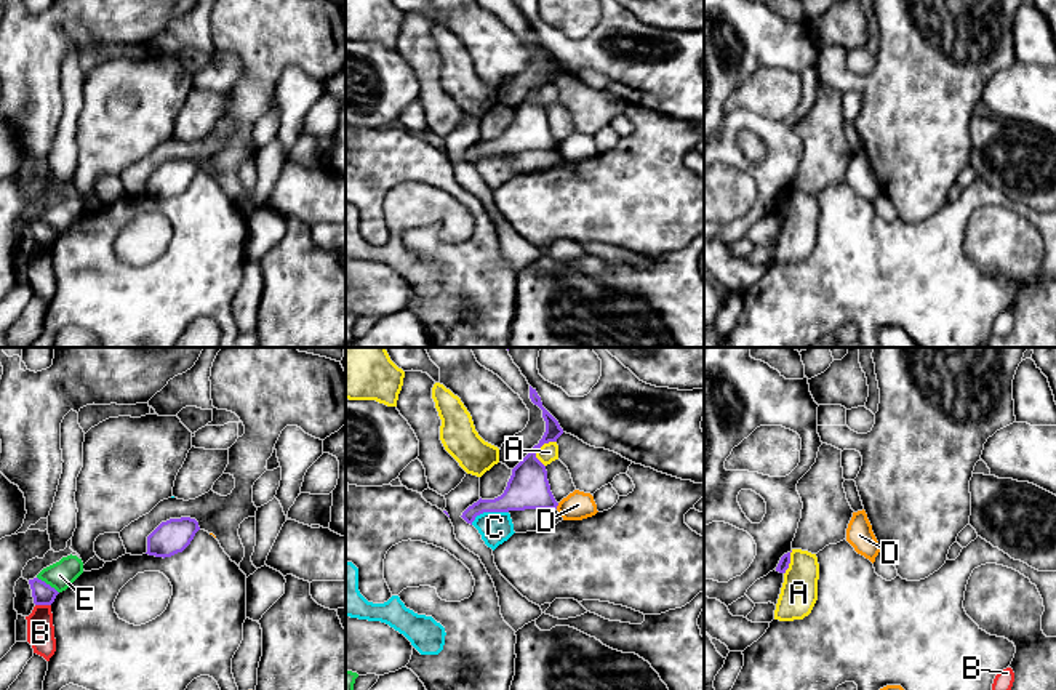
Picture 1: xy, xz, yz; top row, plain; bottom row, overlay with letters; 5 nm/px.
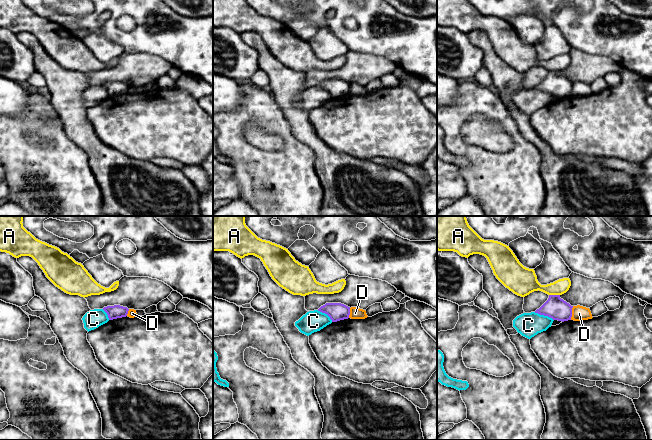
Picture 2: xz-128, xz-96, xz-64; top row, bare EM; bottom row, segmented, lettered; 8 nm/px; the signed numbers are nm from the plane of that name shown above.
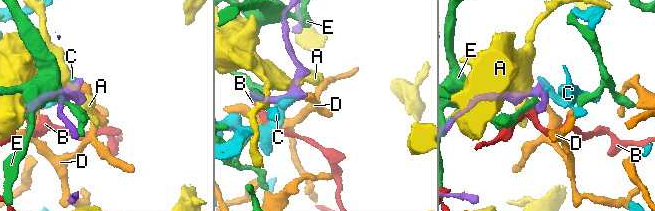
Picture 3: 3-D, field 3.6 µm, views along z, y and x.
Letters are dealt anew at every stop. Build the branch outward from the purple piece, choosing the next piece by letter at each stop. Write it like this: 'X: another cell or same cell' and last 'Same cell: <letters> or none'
A: another cell
B: another cell
C: another cell
D: another cell
E: another cell
Same cell: none

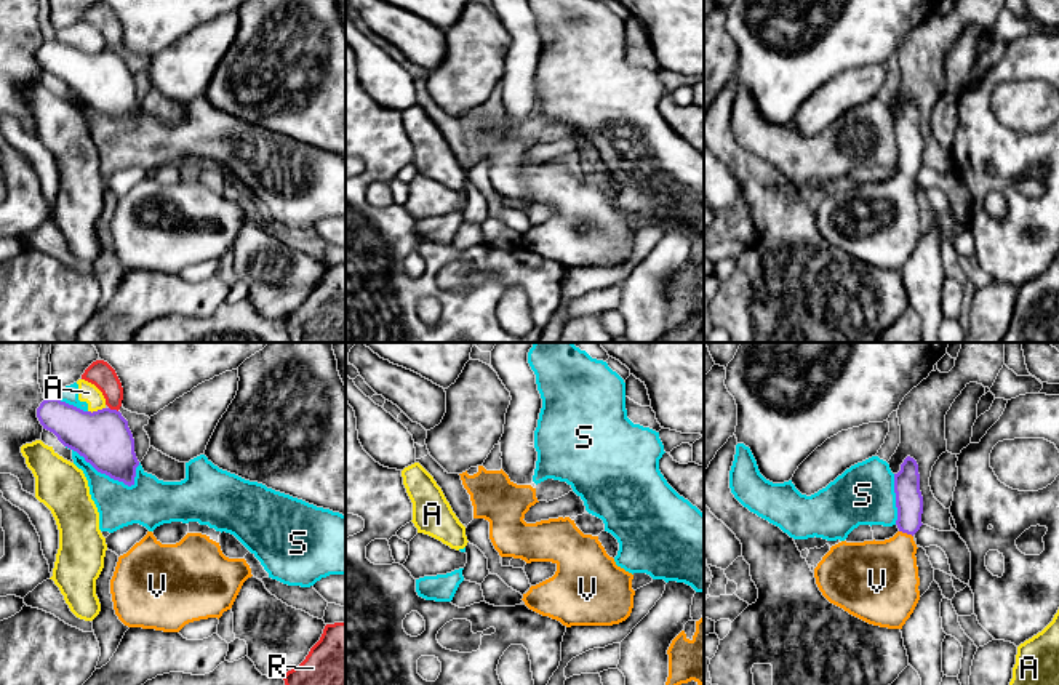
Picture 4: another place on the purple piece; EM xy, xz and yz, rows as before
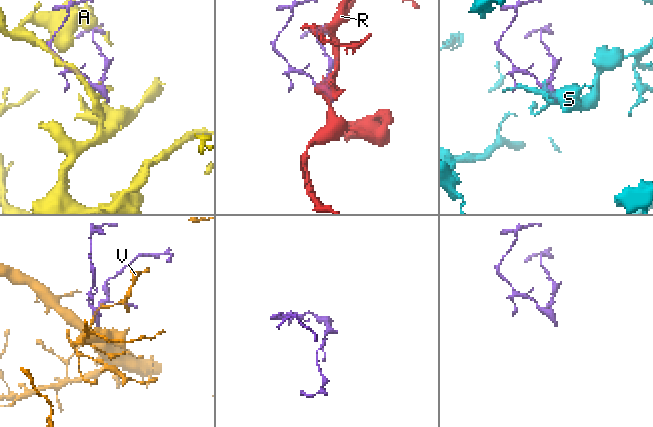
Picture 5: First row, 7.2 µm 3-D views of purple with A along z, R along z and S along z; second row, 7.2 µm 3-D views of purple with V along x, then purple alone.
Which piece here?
A: another cell
R: another cell
S: another cell
V: same cell
Same cell: V

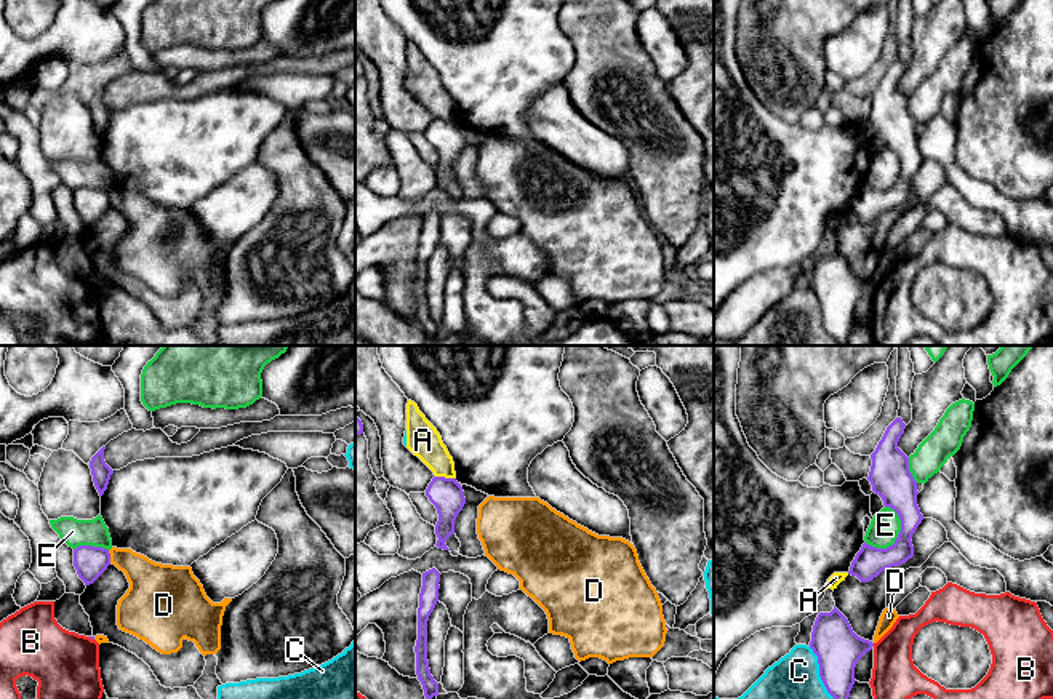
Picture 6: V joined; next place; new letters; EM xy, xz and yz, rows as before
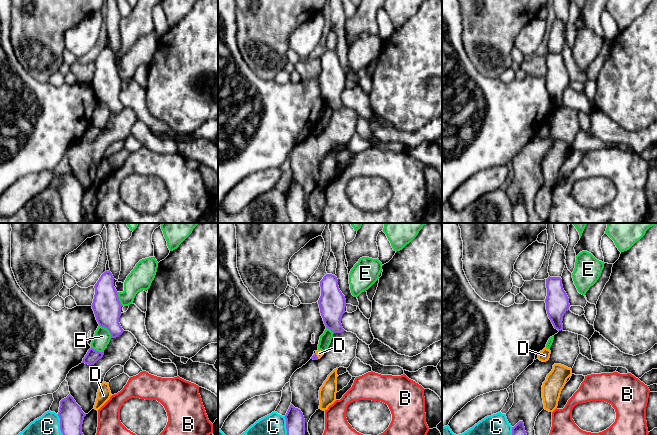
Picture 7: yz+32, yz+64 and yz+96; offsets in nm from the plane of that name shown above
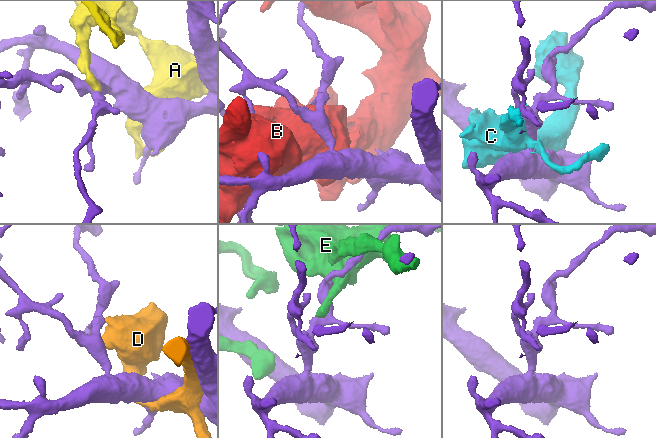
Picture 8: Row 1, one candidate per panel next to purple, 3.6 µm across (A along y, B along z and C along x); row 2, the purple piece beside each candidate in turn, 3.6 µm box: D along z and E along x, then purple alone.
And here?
A: another cell
B: another cell
C: another cell
D: another cell
E: another cell
Same cell: none

